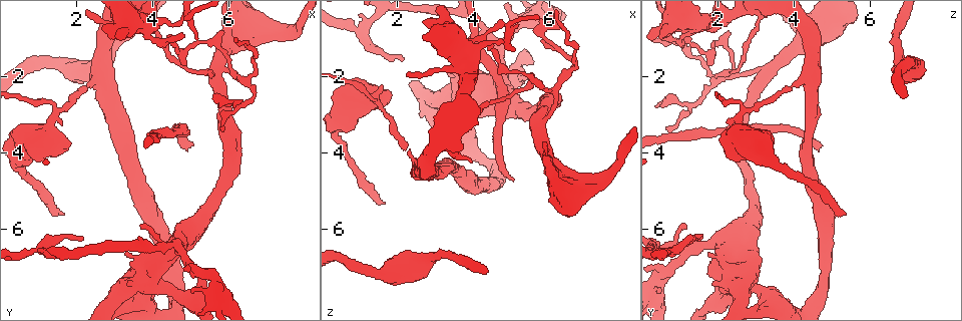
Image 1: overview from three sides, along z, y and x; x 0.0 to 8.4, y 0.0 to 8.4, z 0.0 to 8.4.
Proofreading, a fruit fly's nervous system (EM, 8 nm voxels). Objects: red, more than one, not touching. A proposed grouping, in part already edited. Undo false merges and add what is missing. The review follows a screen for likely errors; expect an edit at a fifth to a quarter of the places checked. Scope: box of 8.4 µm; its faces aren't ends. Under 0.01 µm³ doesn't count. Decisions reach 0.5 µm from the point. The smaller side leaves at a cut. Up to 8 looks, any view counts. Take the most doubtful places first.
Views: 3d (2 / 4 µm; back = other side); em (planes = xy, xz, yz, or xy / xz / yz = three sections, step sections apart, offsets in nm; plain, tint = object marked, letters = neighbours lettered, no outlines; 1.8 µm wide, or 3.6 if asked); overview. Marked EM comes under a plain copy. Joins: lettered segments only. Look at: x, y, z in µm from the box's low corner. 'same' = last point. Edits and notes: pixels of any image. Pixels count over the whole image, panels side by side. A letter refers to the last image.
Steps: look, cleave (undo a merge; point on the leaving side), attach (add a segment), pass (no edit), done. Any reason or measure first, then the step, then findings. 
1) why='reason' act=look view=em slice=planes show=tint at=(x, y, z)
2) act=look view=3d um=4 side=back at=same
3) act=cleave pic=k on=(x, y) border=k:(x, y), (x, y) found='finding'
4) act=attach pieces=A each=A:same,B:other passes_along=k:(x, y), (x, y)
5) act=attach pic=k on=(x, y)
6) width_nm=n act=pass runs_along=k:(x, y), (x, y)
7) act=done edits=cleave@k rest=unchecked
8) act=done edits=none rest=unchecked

why='tapers out' act=look view=3d um=2 at=(5.05, 3.75, 4.70)

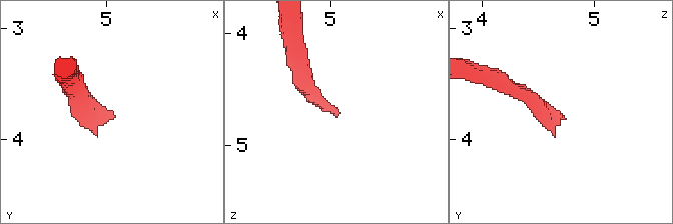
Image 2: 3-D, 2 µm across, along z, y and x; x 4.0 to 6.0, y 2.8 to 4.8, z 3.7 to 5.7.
why='need the tissue' act=look view=em slice=planes show=letters at=(5.08, 3.82, 4.74)

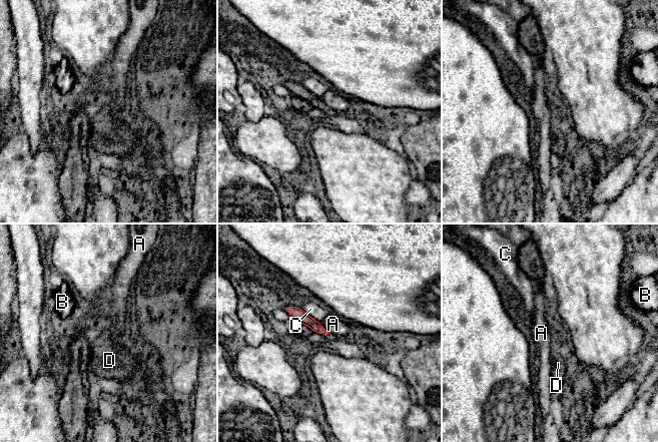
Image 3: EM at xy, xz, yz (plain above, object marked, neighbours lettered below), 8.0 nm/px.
act=attach pieces=D each=A:other,B:other,C:other,D:same passes_along=3:(299, 316), (324, 334), (330, 337) found='the cell continues'

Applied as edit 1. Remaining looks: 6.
act=look view=overview

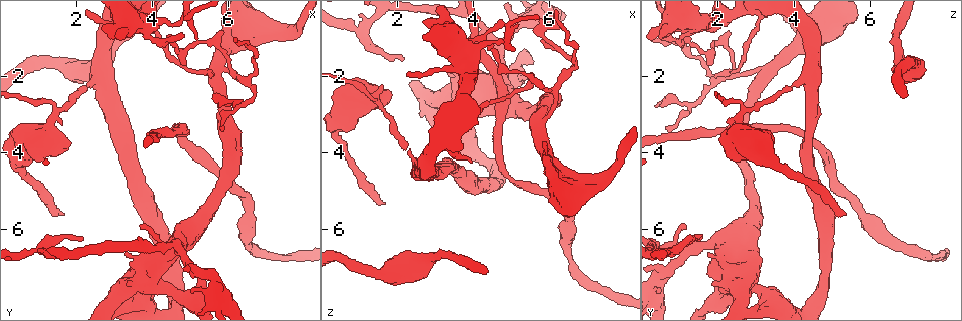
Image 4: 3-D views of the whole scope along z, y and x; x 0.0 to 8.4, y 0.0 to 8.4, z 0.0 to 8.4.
why='branch stops here' act=look view=em slice=planes show=letters at=(1.60, 5.65, 5.25)

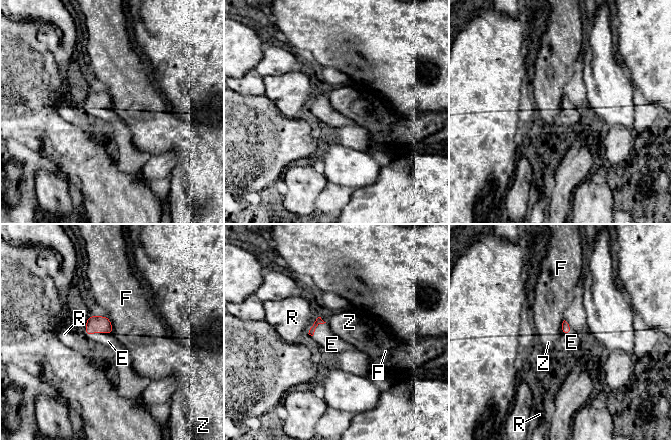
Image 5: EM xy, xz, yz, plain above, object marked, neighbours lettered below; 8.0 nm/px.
longest_contact=E:190nm act=attach pieces=E each=E:same,F:other,R:other,Z:other found='the cell continues'

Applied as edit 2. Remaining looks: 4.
why='redraw' act=look view=overview

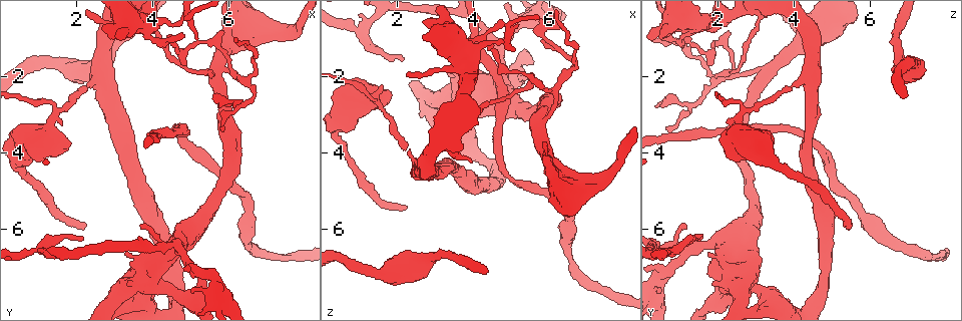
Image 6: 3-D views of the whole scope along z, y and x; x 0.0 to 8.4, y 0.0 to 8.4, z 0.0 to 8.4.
why='three arms meet' act=look view=em slice=planes show=letters at=(1.50, 2.90, 2.60)

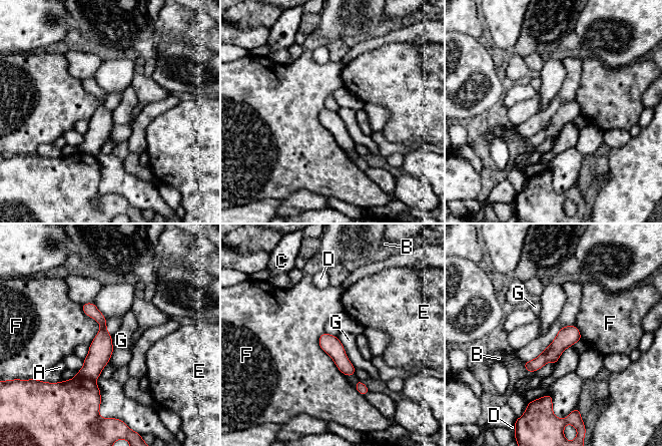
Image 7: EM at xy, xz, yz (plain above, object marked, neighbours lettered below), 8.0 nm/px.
width_nm=150 act=cleave pic=7 on=(73, 405) each=A:other,B:other,C:other,D:other,E:other,F:other,G:other border=7:(77, 373), (94, 381) found='a second cell is stuck on'

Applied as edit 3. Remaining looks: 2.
act=done edits=attach@3,attach@5,cleave@7 rest=unchecked

